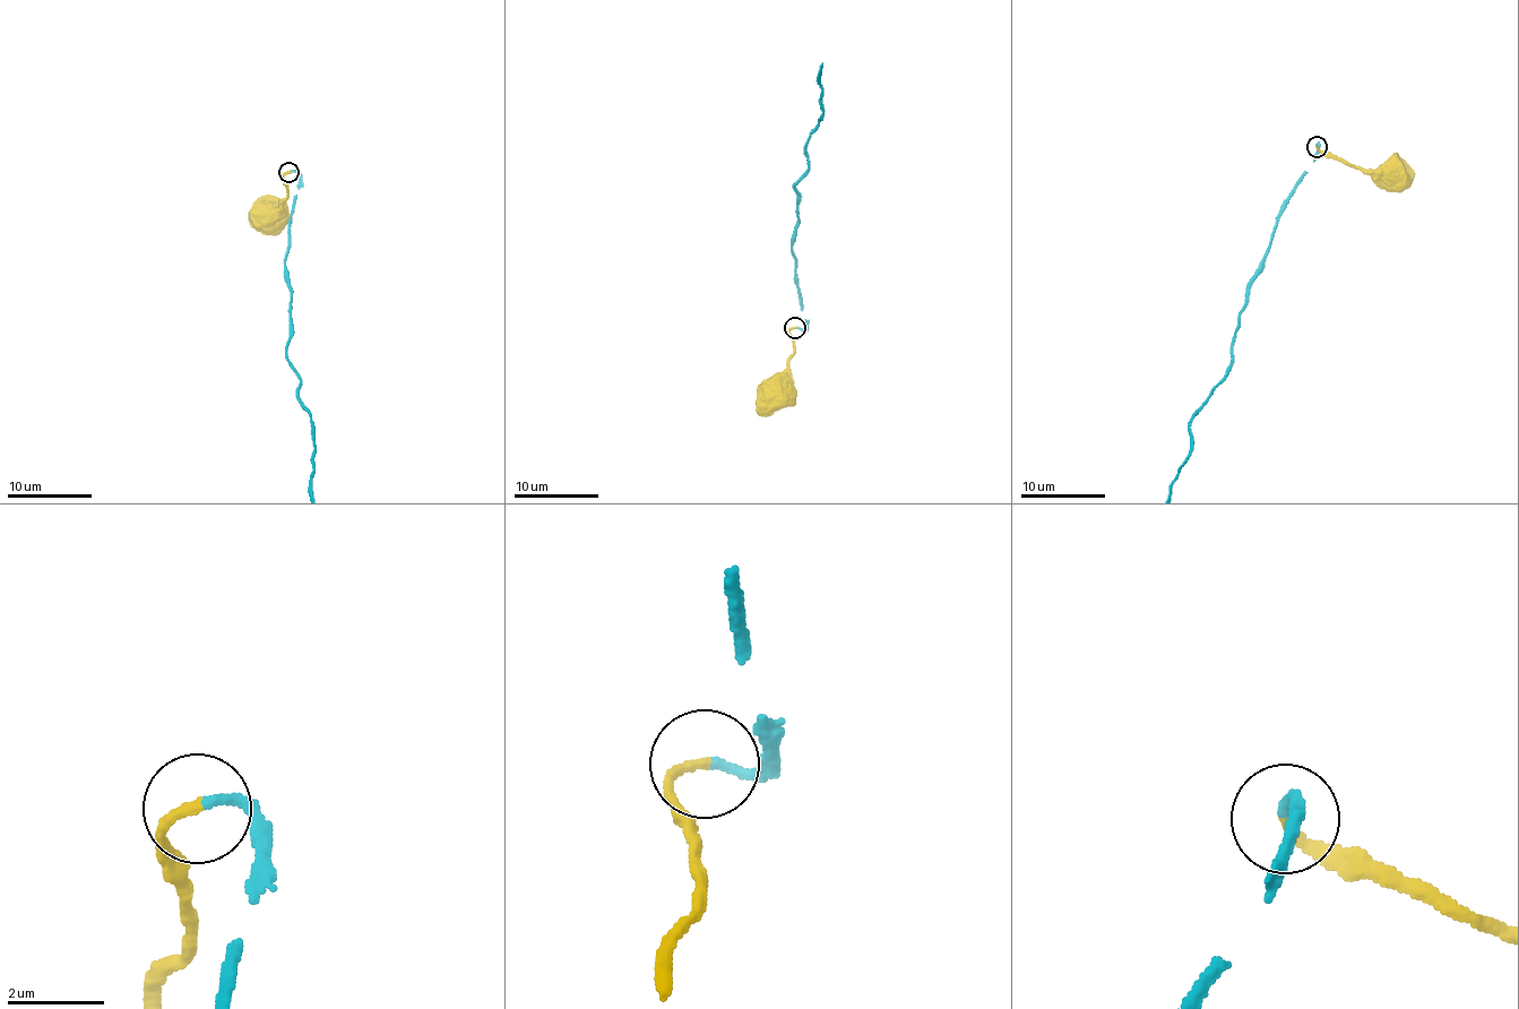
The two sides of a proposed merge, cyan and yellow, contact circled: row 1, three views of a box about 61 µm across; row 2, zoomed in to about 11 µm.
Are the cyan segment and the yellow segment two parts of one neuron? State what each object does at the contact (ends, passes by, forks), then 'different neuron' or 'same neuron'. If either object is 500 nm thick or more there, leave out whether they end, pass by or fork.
cyan ends there; yellow ends there; same neuron

